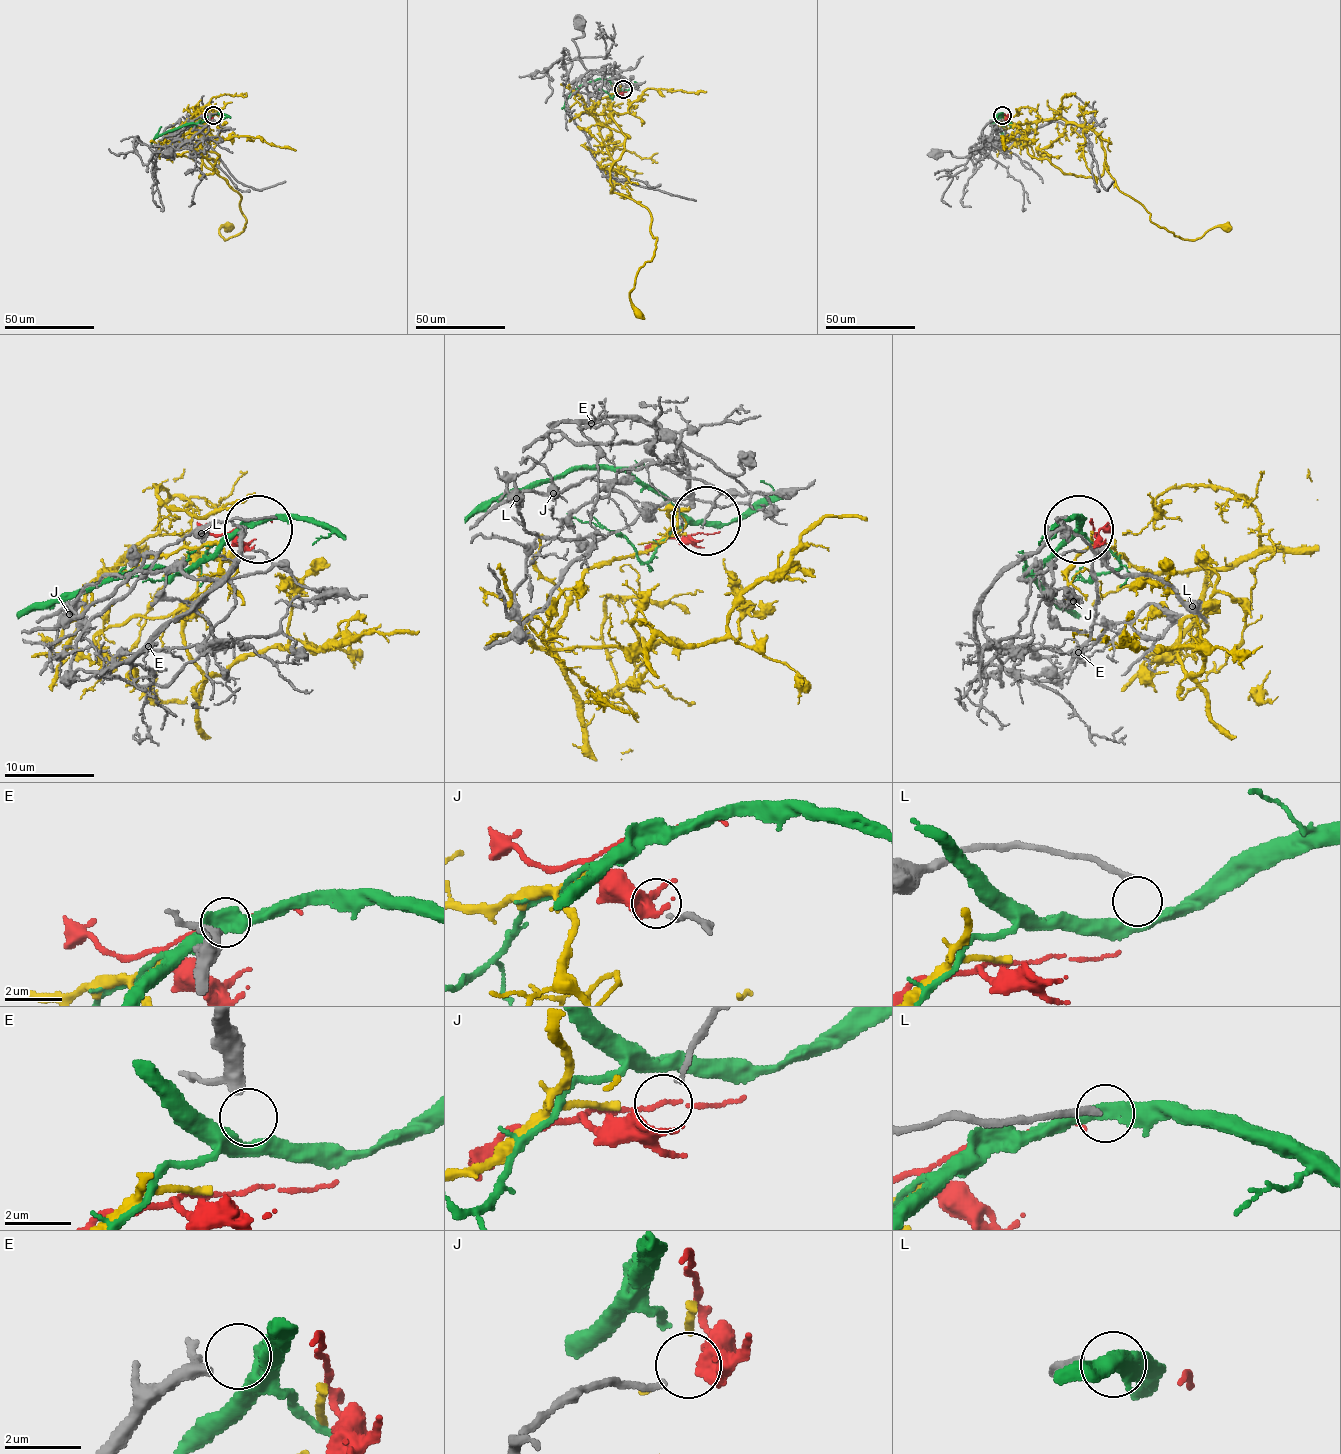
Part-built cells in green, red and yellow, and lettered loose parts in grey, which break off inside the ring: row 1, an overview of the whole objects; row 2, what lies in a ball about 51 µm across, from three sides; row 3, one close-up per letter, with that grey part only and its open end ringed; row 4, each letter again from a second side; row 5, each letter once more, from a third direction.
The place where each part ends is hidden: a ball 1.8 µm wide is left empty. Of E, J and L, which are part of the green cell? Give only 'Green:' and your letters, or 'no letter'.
Green: E

